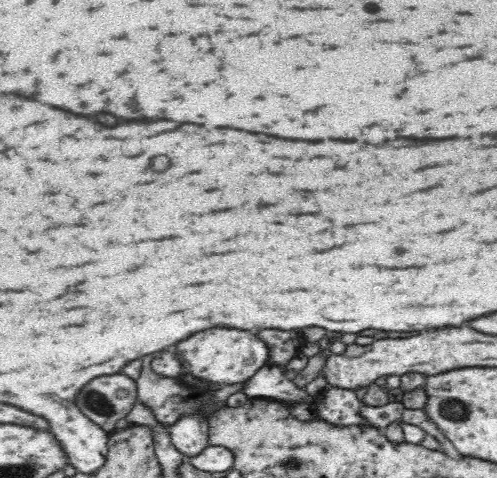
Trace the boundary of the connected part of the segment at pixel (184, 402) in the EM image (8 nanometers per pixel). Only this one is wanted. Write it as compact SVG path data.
M144 356L142 362L144 362L144 370L142 370L142 376L136 380L138 384L138 402L142 402L146 408L152 410L152 414L156 416L156 422L164 424L164 426L172 426L176 424L184 414L194 414L194 412L206 412L206 406L204 406L204 398L210 398L206 396L206 388L192 388L192 386L180 386L176 384L172 378L164 378L160 374L156 374L152 368L150 368L150 360L152 356Z

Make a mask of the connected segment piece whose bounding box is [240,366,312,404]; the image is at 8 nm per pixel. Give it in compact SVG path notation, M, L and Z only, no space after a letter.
M278 366L272 368L260 368L256 376L248 378L244 384L240 384L246 398L266 398L266 400L294 400L294 398L308 398L306 404L312 402L312 396L308 392L300 392L292 380L288 380Z

